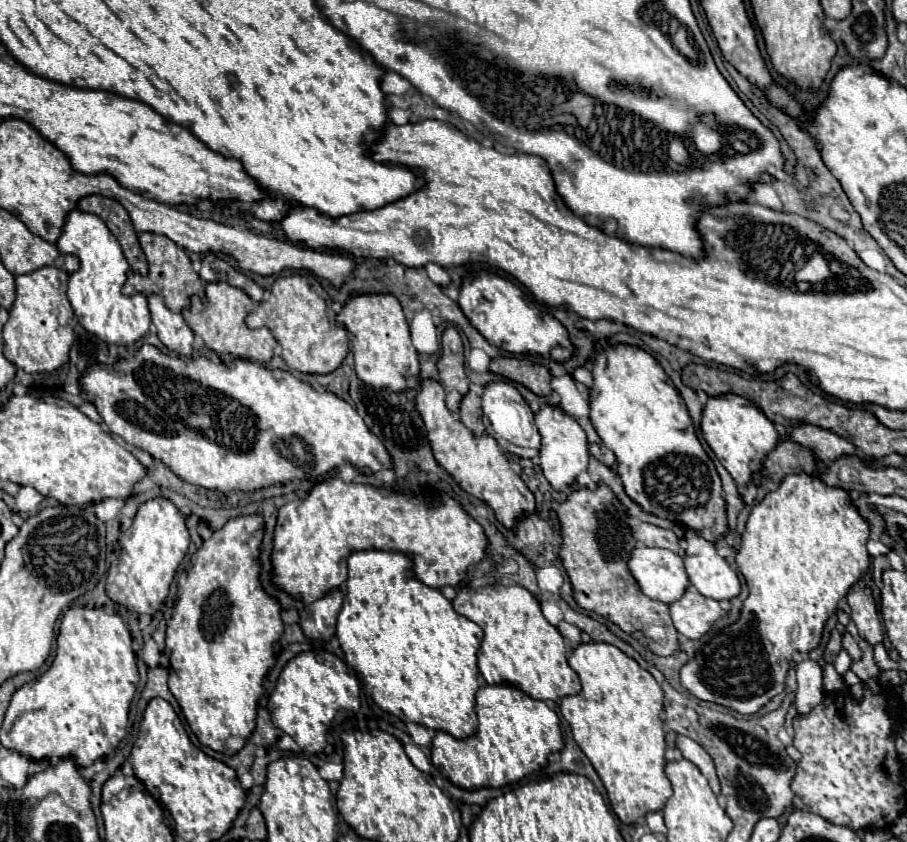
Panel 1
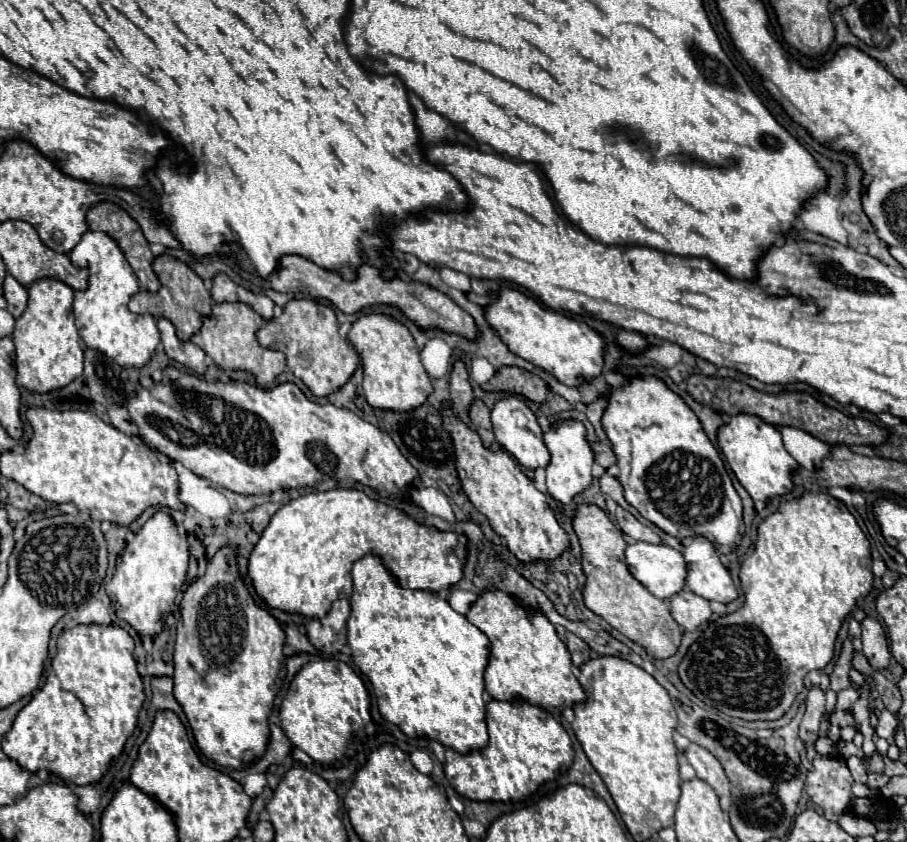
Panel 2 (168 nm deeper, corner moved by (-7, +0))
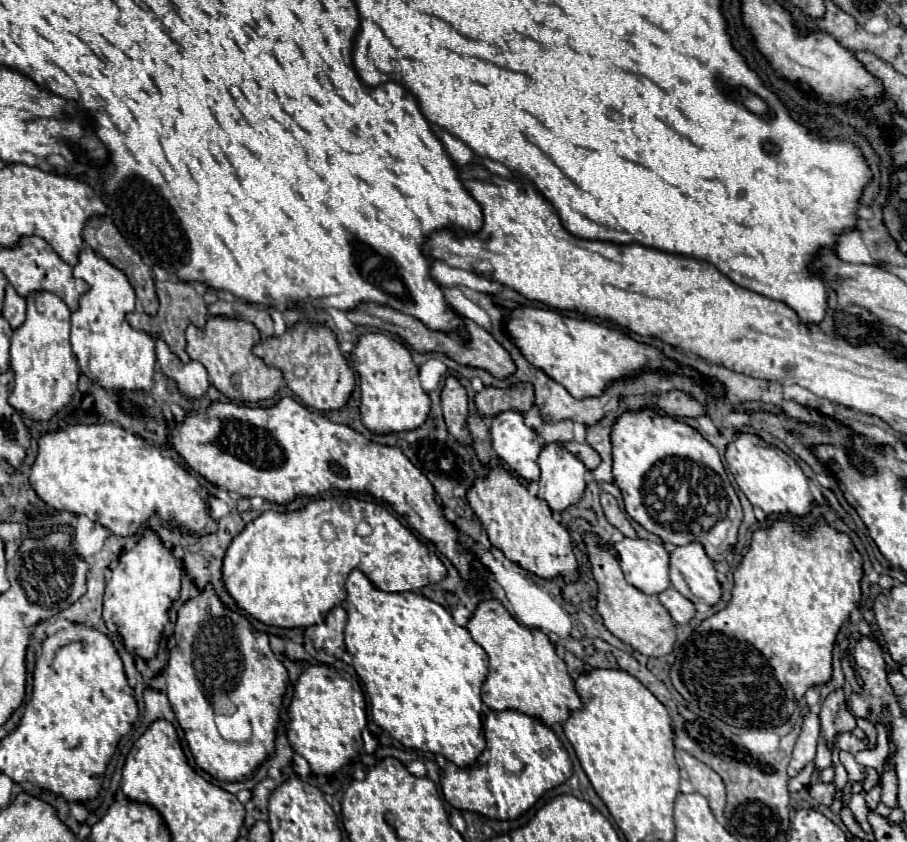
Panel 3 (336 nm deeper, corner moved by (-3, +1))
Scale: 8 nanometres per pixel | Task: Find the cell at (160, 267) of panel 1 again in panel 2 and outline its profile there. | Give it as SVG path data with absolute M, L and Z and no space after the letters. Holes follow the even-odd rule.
M169 255L157 257L153 263L153 271L157 273L159 283L163 286L155 293L139 291L137 295L133 295L129 301L129 311L131 313L149 313L155 319L165 317L175 325L179 339L189 341L189 337L201 329L203 315L209 315L211 311L211 295L207 287L203 285L203 281L197 277L197 273L191 267L187 267L185 263L179 263L177 259Z

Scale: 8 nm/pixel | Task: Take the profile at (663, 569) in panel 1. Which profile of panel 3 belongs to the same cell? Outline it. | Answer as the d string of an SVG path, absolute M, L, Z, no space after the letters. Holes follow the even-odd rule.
M623 538L615 544L625 580L645 594L659 594L671 586L669 554L661 544L641 538Z

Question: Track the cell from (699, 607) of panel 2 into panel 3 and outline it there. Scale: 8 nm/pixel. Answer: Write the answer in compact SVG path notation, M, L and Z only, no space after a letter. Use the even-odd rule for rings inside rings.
M673 586L663 590L659 594L659 600L669 610L671 618L675 620L675 624L687 624L695 616L695 612L697 612L695 604L691 600L687 600L685 596L681 596Z

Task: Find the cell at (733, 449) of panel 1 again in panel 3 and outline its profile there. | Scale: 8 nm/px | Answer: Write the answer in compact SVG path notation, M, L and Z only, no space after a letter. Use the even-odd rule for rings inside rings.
M737 434L737 438L727 446L725 458L741 492L753 506L759 506L765 514L791 512L795 516L803 516L811 510L813 496L807 476L803 474L799 464L777 446L763 442L763 438L759 438L757 434Z

